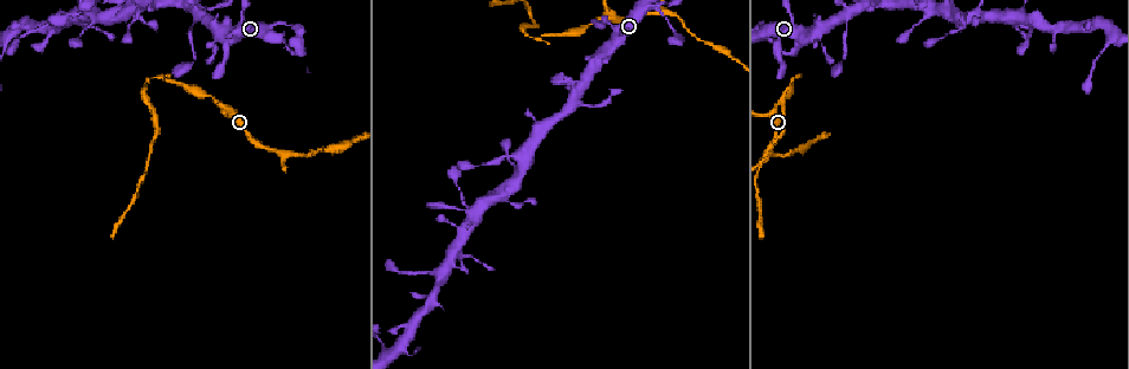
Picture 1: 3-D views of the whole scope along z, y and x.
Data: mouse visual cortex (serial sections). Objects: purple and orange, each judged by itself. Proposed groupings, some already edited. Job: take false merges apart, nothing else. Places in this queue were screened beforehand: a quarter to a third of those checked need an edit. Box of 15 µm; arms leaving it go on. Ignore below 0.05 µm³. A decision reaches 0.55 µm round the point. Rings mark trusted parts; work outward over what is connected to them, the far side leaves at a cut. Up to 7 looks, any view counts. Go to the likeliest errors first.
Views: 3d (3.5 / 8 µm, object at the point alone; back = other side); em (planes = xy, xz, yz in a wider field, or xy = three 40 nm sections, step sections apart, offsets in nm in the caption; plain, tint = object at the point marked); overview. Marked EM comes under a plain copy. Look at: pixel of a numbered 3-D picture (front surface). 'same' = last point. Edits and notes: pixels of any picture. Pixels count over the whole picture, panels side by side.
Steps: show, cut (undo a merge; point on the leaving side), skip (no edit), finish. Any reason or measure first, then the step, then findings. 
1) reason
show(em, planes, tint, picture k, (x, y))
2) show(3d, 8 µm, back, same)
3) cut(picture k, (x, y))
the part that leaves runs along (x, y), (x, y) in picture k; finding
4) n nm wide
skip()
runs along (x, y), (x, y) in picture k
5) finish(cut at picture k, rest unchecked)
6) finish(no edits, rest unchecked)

thin neck
show(em, xy, step 2, tint, picture 1, (588, 24))

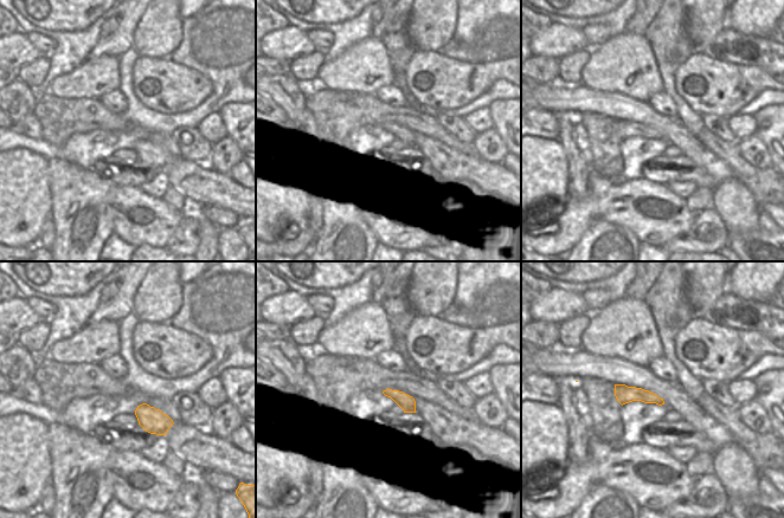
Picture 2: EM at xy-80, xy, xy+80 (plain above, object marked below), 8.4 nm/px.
show(3d, 3.5 µm, same)

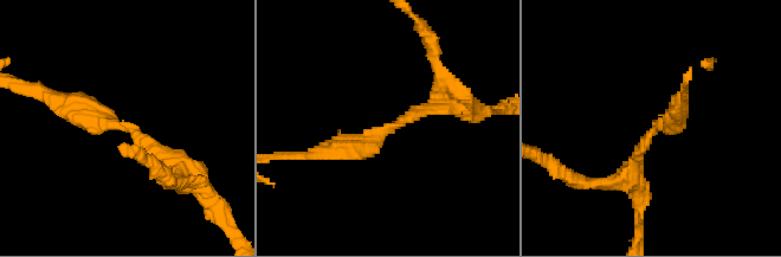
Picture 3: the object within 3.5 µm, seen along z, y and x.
130 nm wide
skip()
runs along (182, 165), (127, 126), (55, 100) in picture 3; continuous, no second cell

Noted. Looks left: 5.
abrupt turn
show(3d, 3.5 µm, picture 1, (793, 78))

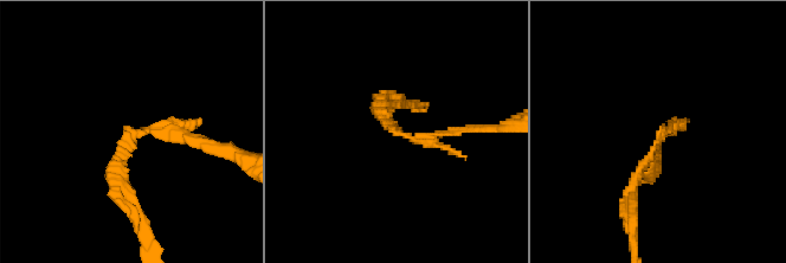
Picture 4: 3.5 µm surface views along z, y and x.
now the EM
show(em, planes, tint, picture 4, (668, 127))

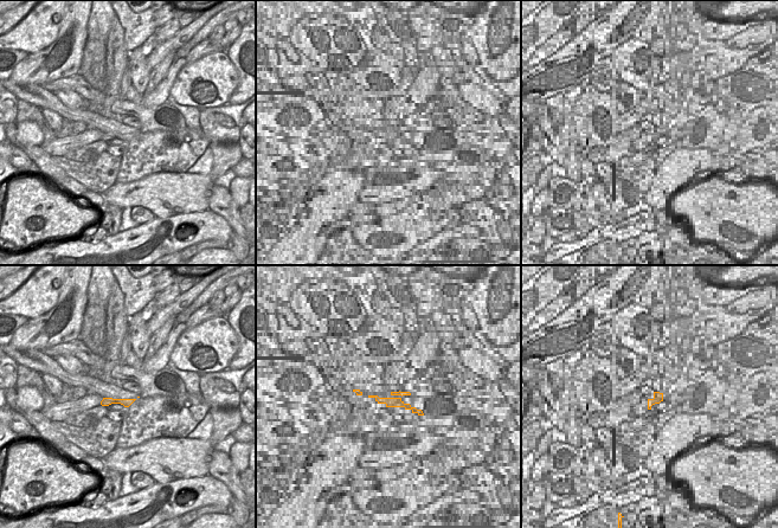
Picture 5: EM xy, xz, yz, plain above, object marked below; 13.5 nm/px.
cut it another way
show(em, xy, step 1, tint, same)

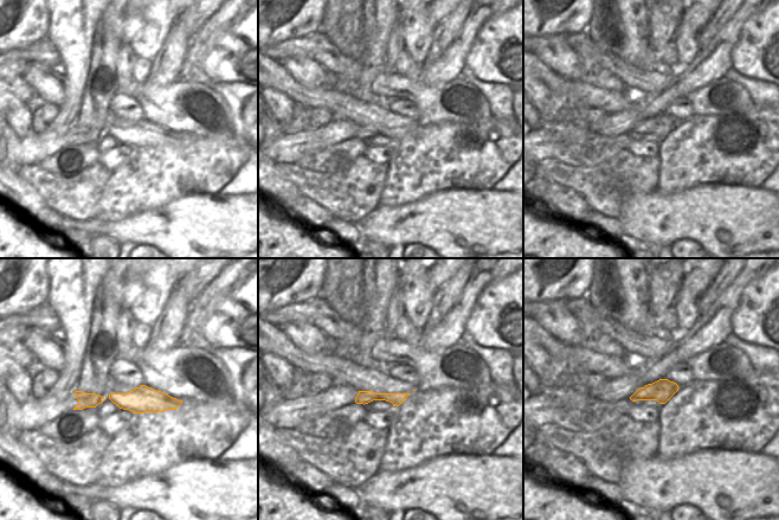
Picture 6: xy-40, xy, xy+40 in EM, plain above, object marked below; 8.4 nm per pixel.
cut(picture 4, (121, 159))
the part that leaves runs along (155, 128), (122, 146), (130, 200) in picture 4; two cells meet here

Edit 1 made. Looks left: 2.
arms part here
show(3d, 3.5 µm, picture 1, (656, 14))

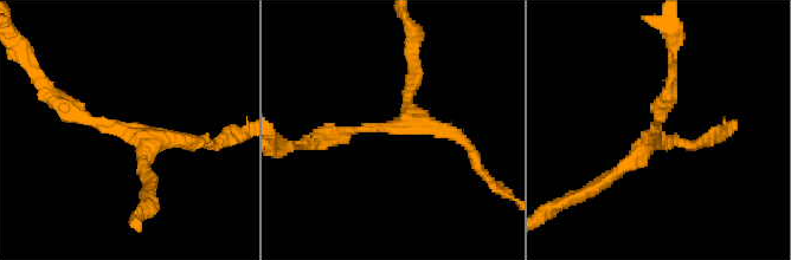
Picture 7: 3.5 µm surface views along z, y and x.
3 arms; arms of 150, 200, 200 nm; need the tissue
show(em, xy, step 1, tint, picture 7, (140, 138))

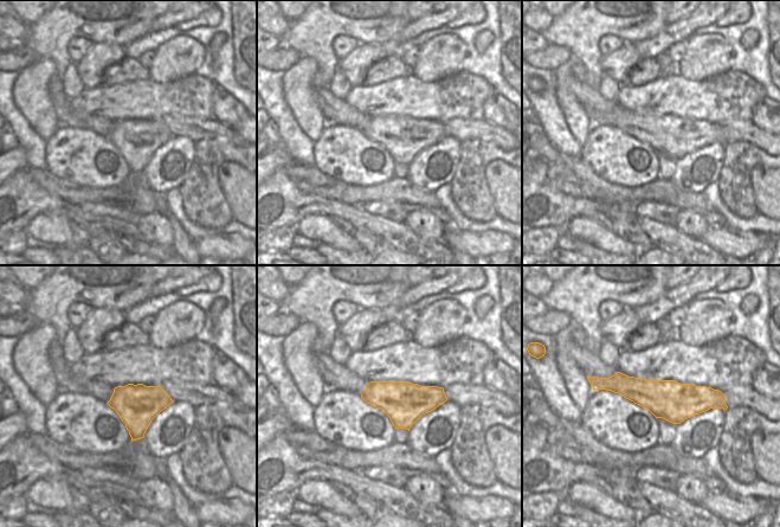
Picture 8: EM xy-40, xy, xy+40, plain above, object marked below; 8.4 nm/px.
skip()
runs along (68, 110), (137, 136), (206, 143) in picture 7; all the same cell

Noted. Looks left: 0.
finish(cut at picture 4, rest unchecked)

